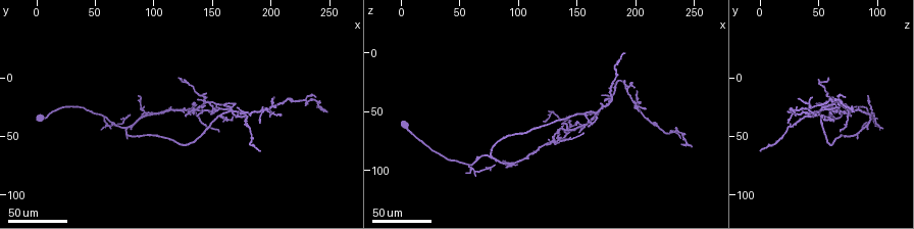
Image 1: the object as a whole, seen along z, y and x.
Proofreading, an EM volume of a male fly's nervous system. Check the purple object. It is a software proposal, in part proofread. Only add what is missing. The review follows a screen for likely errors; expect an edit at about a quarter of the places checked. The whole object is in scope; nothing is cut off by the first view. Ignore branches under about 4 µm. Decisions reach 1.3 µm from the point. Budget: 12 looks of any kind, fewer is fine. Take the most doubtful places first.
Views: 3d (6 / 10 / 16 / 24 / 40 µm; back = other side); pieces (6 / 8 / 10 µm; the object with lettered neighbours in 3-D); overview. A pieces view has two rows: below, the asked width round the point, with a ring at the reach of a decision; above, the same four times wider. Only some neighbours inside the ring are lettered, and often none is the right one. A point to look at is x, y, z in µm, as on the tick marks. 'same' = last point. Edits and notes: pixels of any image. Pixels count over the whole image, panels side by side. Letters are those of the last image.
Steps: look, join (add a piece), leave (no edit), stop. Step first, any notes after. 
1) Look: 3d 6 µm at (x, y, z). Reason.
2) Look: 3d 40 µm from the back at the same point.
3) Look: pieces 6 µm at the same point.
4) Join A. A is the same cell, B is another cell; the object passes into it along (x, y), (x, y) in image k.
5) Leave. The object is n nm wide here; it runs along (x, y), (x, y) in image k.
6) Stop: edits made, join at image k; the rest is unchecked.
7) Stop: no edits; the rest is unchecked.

Look: 3d 40 µm at (236, 18, 74). Branch stops here.

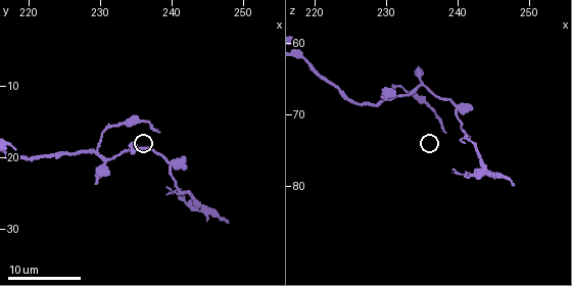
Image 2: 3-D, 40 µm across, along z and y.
Look: pieces 10 µm at (238.0, 16.5, 72.5).

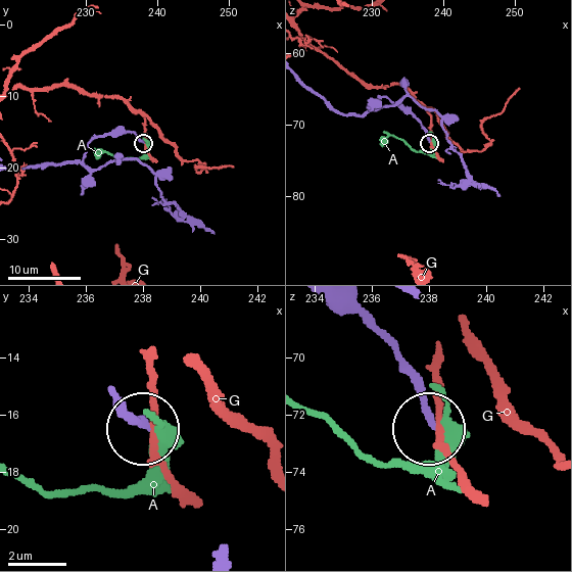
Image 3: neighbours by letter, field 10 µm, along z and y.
Leave. A and G are other cells; it runs along (343, 113), (364, 113), (389, 98), (425, 129), (429, 142) in image 3; no lettered piece goes on from it.

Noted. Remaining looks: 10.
Look: 3d 24 µm at (190, 62, 0). Thin end.

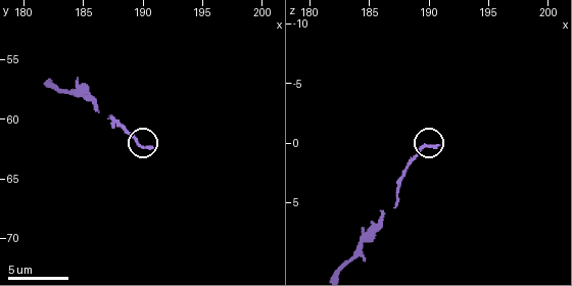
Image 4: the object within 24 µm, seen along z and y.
Look: pieces 10 µm at (190.6, 62.2, 0.2).

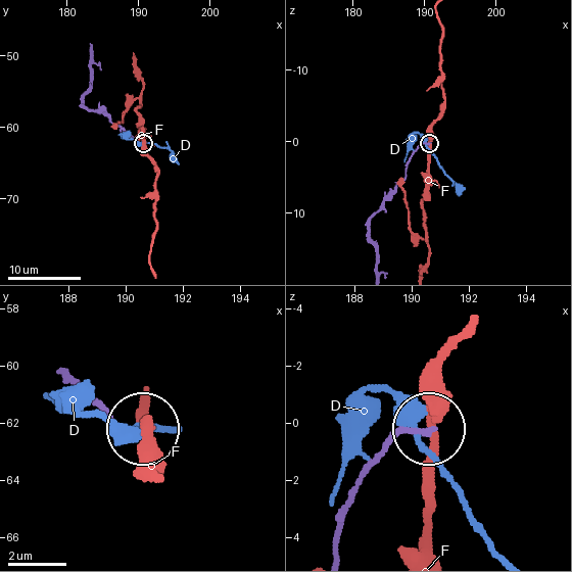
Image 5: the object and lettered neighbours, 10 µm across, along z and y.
Leave. D and F are other cells; it runs along (376, 246), (370, 219), (403, 179), (411, 155), (429, 143) in image 5; no lettered piece goes on from it.

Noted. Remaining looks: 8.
Look: 3d 24 µm at (170, 36, 44). Branch stops here.

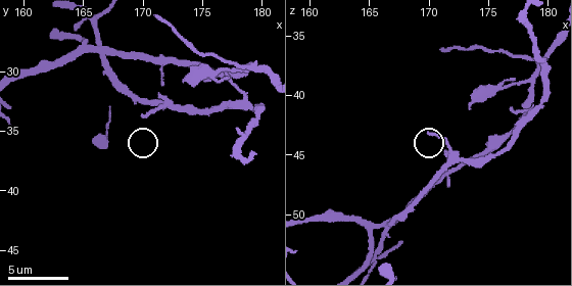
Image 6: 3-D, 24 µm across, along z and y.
Look: pieces 6 µm at (170.2, 33.6, 43.4).

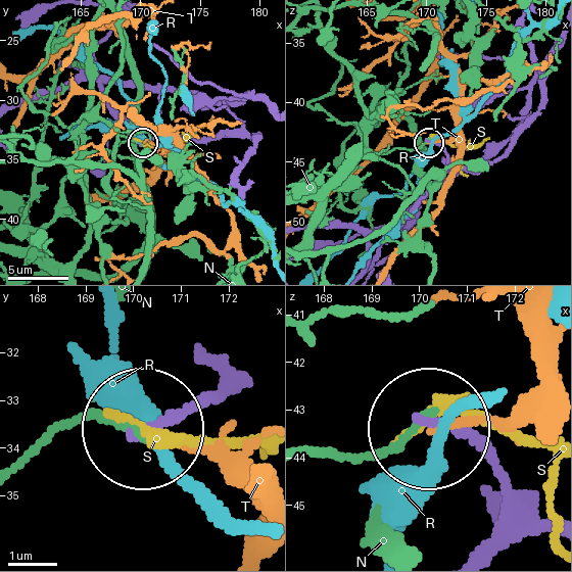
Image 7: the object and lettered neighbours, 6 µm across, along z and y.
Leave. N, R, S and T are other cells; it runs along (471, 551), (504, 489), (479, 453), (434, 428) in image 7; none of them fits.

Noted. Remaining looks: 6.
Look: pieces 6 µm at (171.0, 25.4, 36.2). Branch stops here.

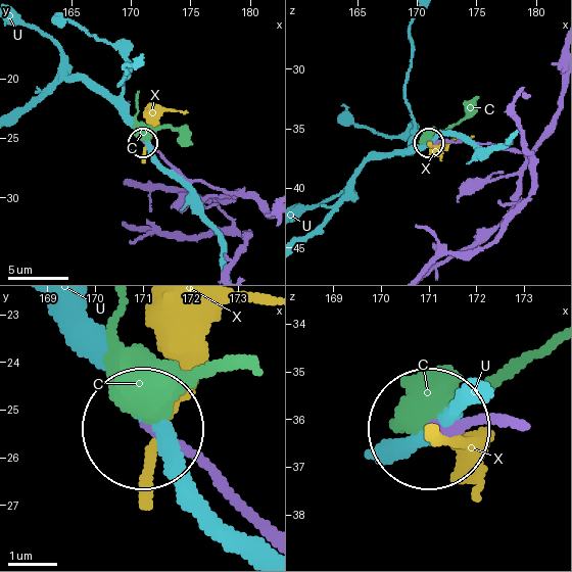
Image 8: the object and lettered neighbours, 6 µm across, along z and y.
Join C. C is the same cell, U and X are other cells; the object passes into it along (265, 523), (147, 426), (240, 365) in image 8; it goes on there.

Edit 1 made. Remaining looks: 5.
Look: 3d 24 µm at (154, 28, 66). Branch stops here.

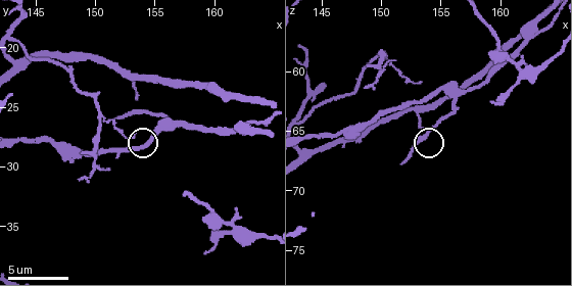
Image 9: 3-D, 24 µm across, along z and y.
Look: pieces 8 µm at (151.8, 26.0, 67.8). What lies round it.

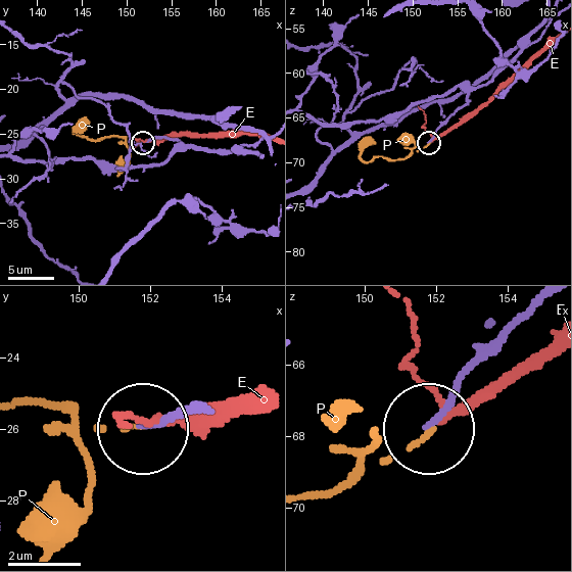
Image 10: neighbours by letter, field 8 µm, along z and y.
Join P. P is the same cell, E is another cell; the object passes into it along (517, 328), (420, 443), (310, 492) in image 10; the neuron continues.

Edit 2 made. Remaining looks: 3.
Stop: edits made, join at image 8, join at image 10; the rest is unchecked.

